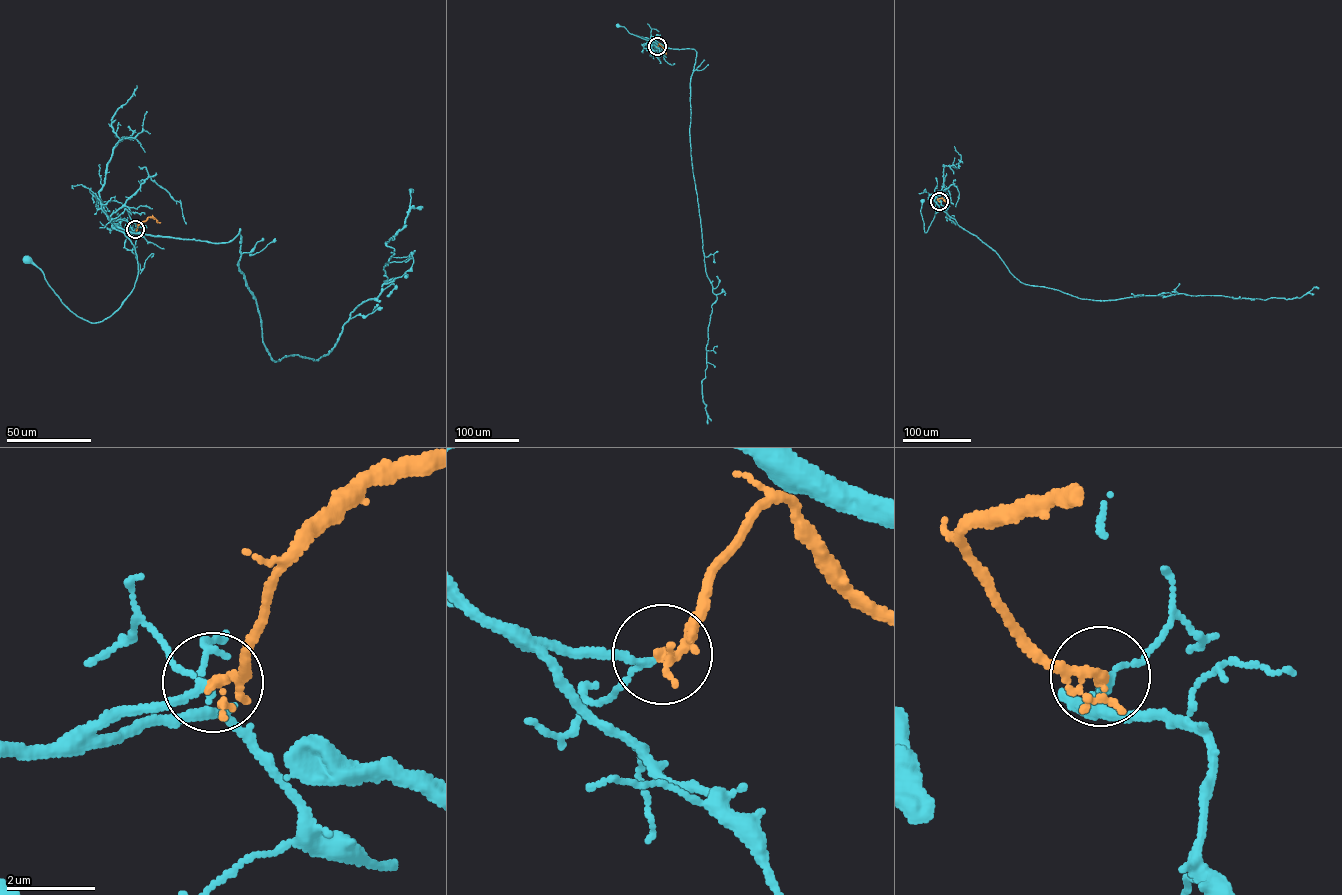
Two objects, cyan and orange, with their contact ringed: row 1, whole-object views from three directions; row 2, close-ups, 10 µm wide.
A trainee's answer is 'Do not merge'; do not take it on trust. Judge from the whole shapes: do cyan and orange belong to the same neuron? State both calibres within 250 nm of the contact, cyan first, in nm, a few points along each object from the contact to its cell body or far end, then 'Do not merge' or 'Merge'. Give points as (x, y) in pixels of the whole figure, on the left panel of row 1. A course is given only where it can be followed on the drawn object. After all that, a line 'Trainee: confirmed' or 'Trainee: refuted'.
Thickness 130 nm (cyan) against 190 nm. Course of cyan: (135, 229), (124, 233), (136, 255), (134, 286), (121, 305), (99, 322), (73, 313), (43, 272), (28, 260). Course of orange: (136, 229), (149, 217), (159, 223). Merge
Trainee: refuted

